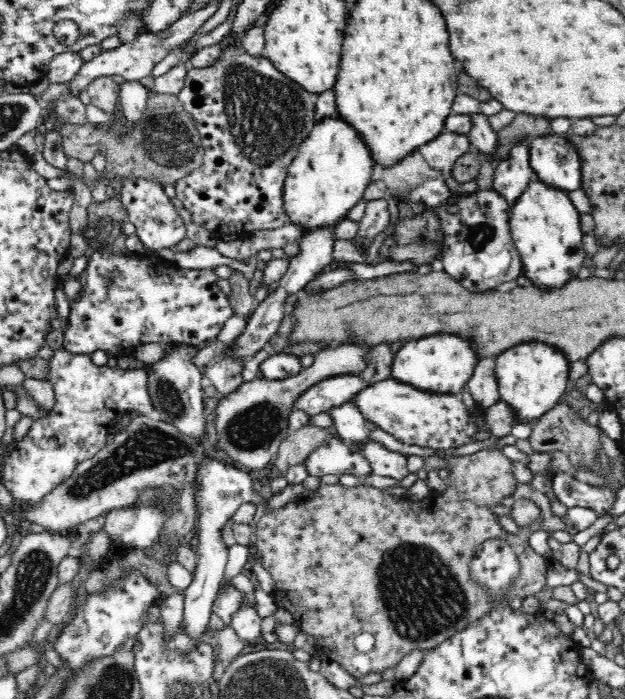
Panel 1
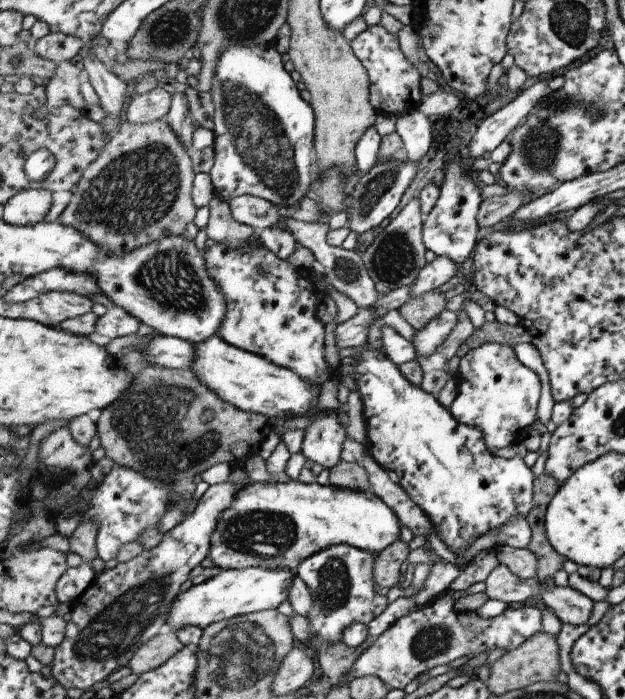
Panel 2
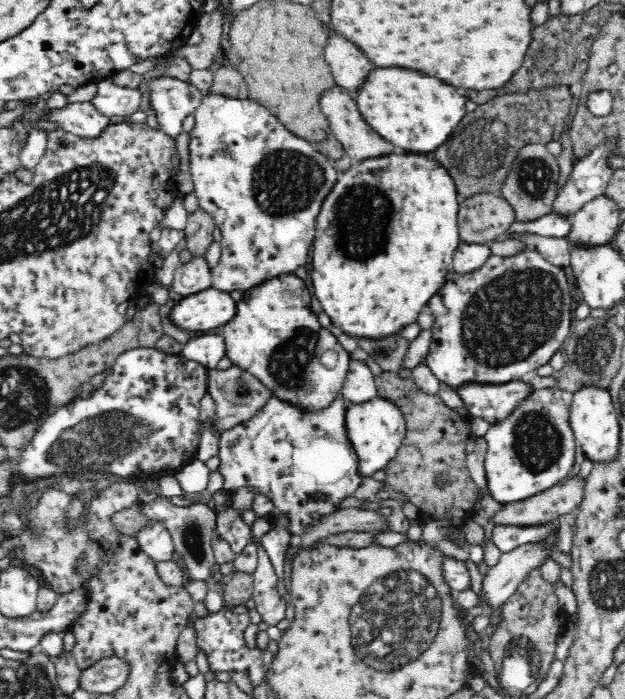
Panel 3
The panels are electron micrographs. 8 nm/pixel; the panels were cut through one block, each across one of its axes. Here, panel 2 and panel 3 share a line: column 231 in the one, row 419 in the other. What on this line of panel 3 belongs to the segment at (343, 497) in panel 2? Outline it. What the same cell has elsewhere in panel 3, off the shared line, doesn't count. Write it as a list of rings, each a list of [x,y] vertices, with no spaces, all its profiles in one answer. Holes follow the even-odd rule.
[[[546,387],[535,390],[532,391],[530,398],[520,403],[520,406],[507,419],[490,425],[485,434],[488,443],[484,463],[486,487],[488,487],[488,494],[502,503],[502,506],[531,499],[532,496],[555,487],[569,476],[574,466],[577,446],[569,423],[568,401],[567,392],[560,388]]]

